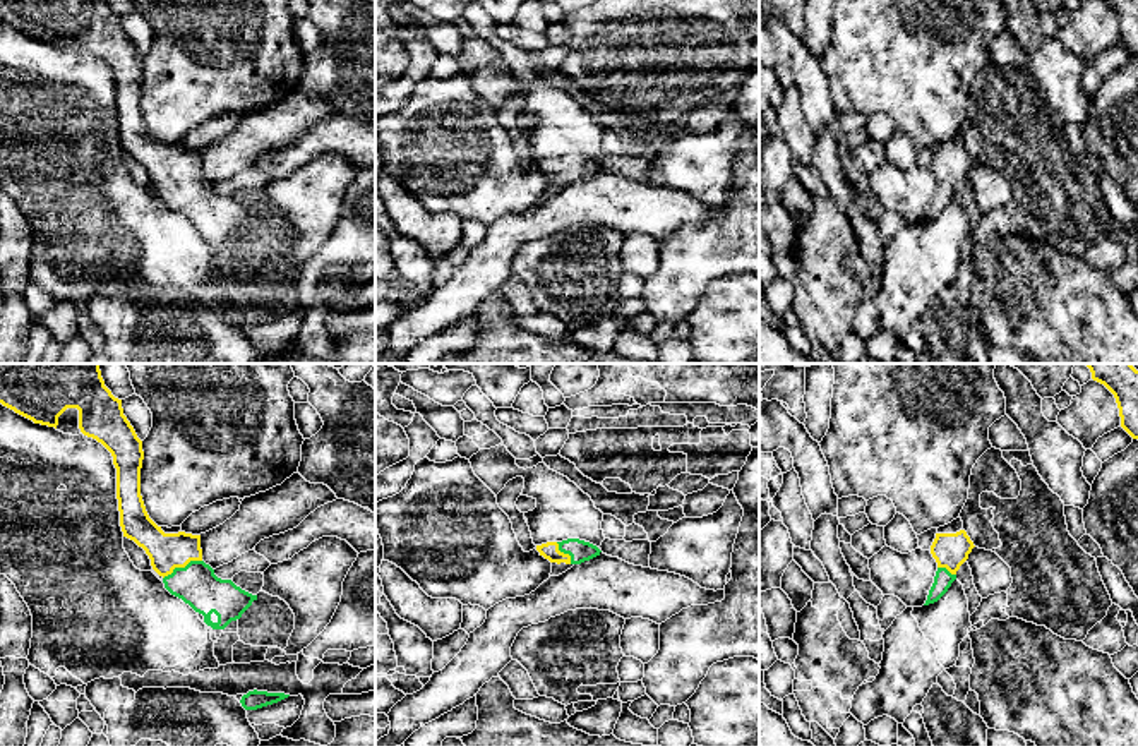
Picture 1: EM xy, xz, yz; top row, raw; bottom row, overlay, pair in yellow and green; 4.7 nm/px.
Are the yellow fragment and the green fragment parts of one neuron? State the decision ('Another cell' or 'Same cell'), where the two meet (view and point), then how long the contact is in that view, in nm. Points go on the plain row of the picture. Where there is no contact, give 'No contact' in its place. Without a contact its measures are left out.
Same cell. Touches yellow at xy (182, 182). Shared border 200 nm

